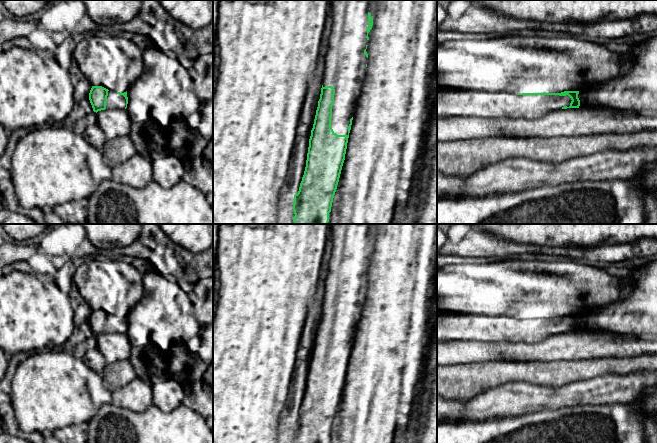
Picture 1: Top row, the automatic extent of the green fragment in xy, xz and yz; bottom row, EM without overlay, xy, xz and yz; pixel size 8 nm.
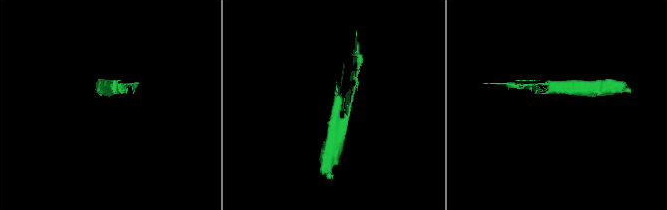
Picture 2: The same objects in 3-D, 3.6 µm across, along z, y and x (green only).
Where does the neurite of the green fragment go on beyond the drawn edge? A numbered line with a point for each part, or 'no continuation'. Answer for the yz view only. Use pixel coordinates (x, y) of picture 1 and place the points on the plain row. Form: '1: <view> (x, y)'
1: yz (451, 326)

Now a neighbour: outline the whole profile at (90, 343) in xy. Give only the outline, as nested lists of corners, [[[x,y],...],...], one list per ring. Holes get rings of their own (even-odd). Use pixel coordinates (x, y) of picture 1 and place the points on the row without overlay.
[[[92,336],[92,337],[85,338],[80,343],[78,343],[74,347],[72,352],[75,357],[84,359],[86,352],[88,350],[93,350],[95,348],[97,348],[97,337]]]

